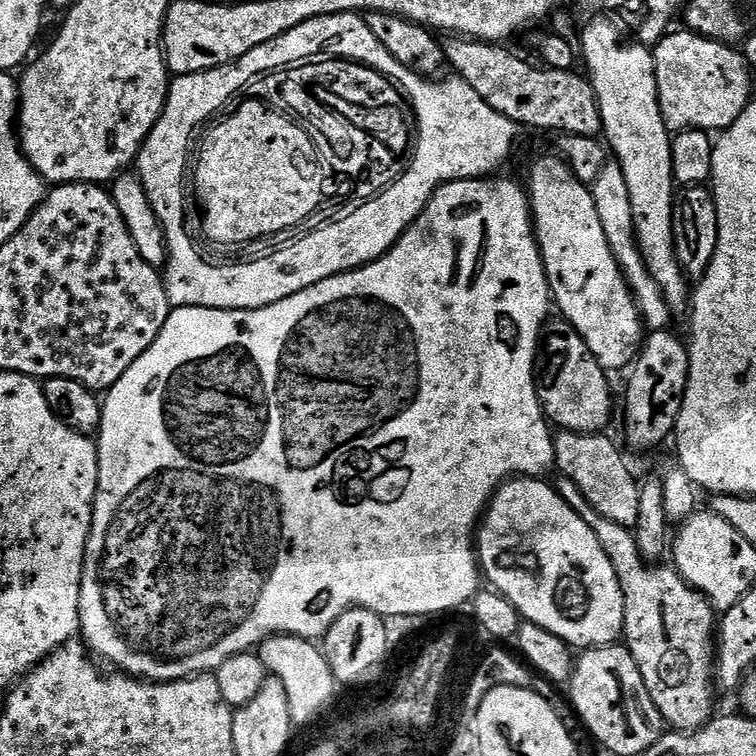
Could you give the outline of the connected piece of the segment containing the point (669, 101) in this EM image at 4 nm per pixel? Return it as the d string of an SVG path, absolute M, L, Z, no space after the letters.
M682 28L682 31L675 32L675 30L665 33L663 39L653 47L653 56L655 58L655 77L658 80L658 94L659 94L659 108L662 110L663 121L671 133L677 134L683 130L698 129L707 132L721 132L733 125L742 114L742 110L748 105L749 100L752 98L752 70L746 63L743 53L736 49L729 43L711 40L708 37L701 36L699 33Z

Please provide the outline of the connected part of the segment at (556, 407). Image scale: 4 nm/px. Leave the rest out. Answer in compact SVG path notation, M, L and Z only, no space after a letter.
M556 318L545 323L542 333L542 355L536 369L536 393L545 416L557 429L565 432L599 432L612 420L612 388L608 385L609 373L590 354L590 346L574 330L574 326L563 318Z

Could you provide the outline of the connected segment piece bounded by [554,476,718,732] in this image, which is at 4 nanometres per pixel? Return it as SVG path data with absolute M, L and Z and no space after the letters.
M560 476L557 481L554 484L556 492L580 515L582 522L594 530L594 538L602 542L602 550L606 550L606 558L610 558L614 574L618 574L624 595L622 640L630 654L634 654L638 670L642 670L642 682L646 682L646 690L650 690L654 706L658 706L669 729L697 732L712 719L712 707L716 704L716 609L704 595L681 578L675 567L656 568L660 566L653 566L645 560L638 550L635 535L629 529L618 526L618 522L602 518L602 514L598 514L598 510L586 502L582 490L578 490L570 478Z

